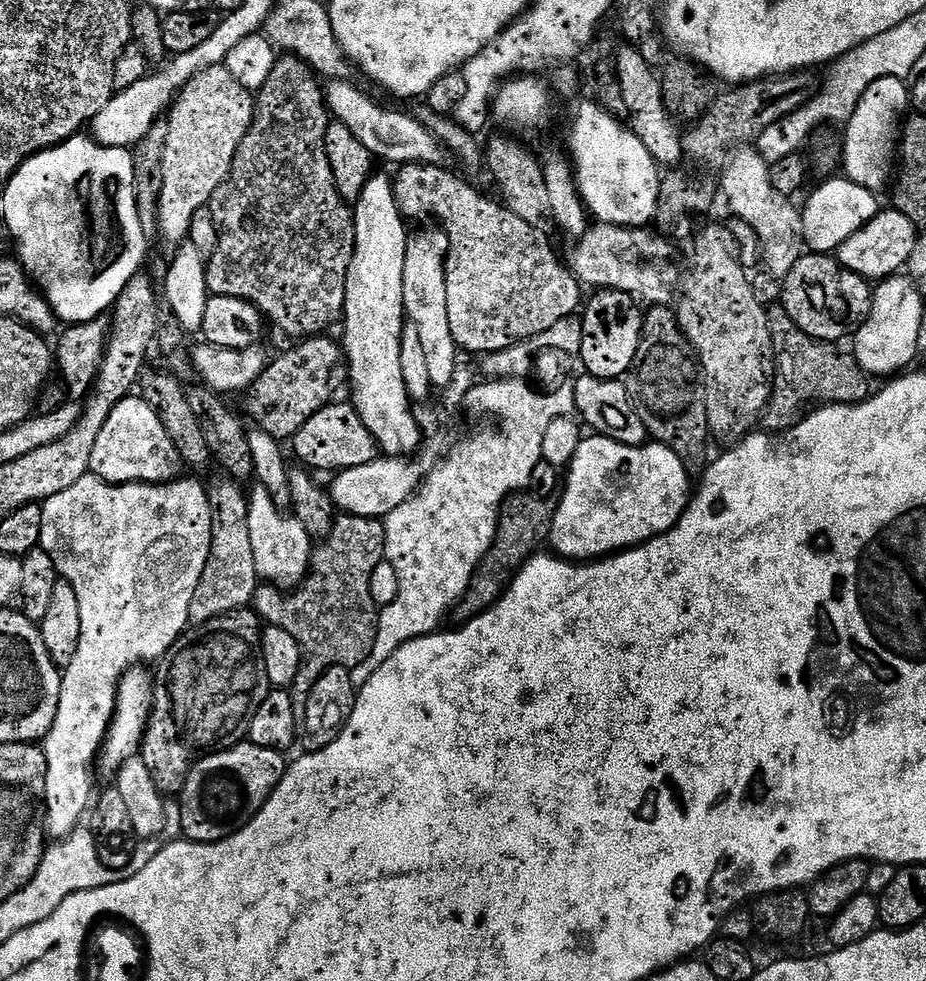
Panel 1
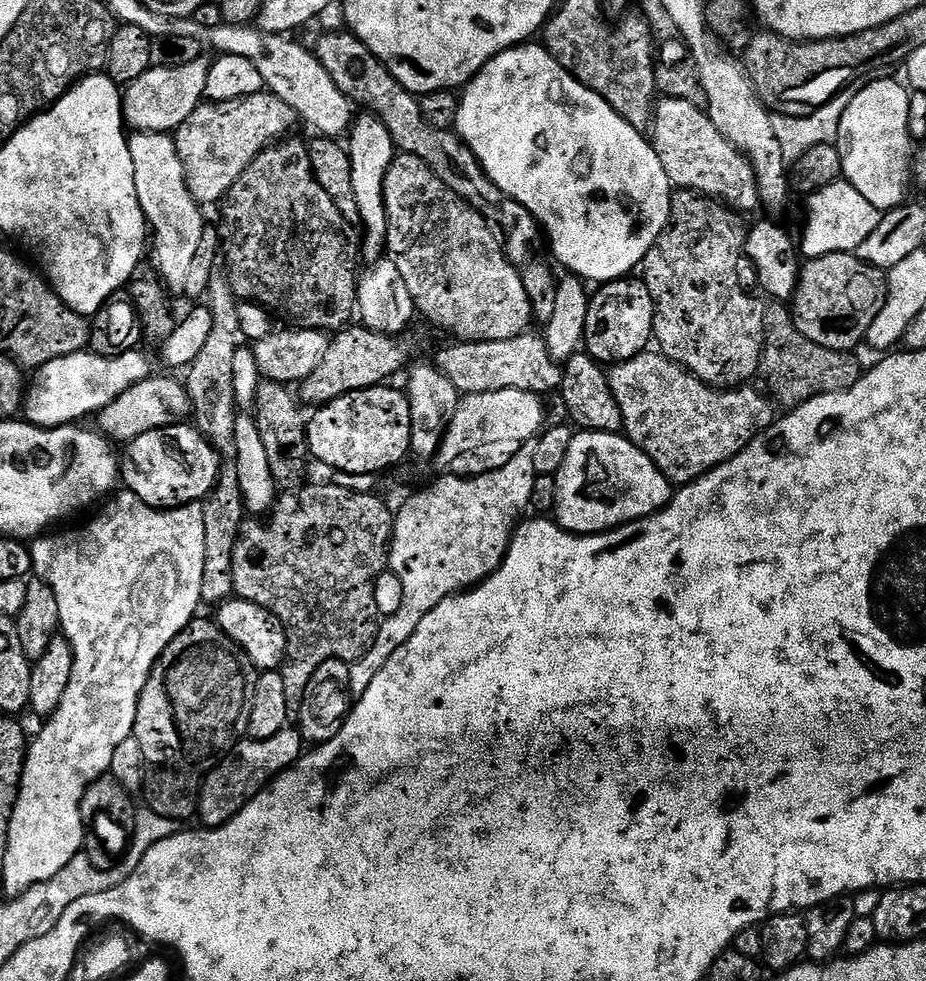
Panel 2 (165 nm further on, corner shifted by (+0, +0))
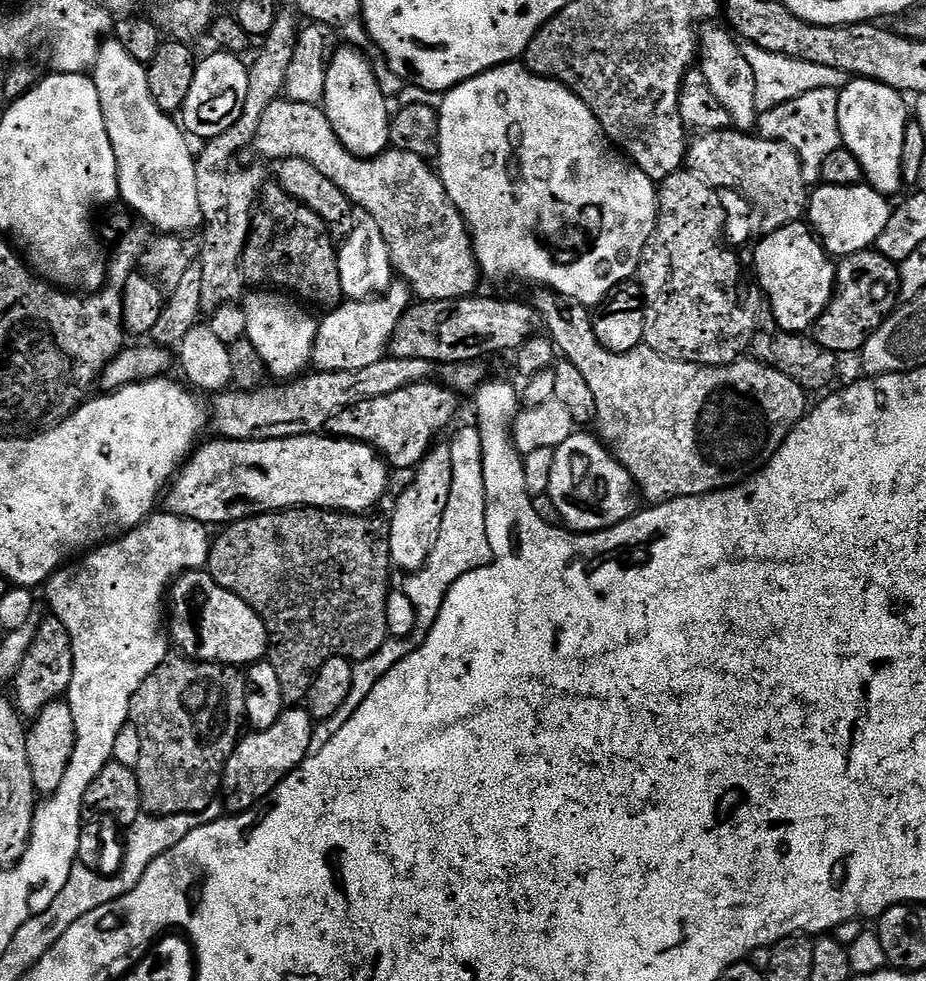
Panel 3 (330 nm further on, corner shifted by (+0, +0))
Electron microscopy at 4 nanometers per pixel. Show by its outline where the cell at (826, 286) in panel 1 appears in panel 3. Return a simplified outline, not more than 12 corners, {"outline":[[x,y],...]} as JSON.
{"outline":[[843,257],[814,339],[859,353],[898,307],[897,261]]}

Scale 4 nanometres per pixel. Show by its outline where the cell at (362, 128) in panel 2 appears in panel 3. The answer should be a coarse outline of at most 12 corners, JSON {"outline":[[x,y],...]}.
{"outline":[[341,47],[322,107],[352,156],[392,143],[390,100],[371,59]]}

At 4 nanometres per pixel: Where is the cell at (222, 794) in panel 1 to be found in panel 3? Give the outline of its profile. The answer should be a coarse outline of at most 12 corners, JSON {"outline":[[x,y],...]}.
{"outline":[[288,706],[224,767],[222,803],[249,812],[313,751],[314,719]]}

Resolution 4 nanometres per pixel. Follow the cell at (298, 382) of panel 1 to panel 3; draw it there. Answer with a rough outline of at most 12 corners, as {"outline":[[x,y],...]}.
{"outline":[[425,300],[391,355],[455,366],[545,329],[531,303]]}

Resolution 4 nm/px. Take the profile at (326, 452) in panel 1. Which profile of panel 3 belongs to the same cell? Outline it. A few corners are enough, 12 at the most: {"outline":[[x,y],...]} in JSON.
{"outline":[[423,382],[330,418],[393,469],[415,468],[456,416],[457,393]]}

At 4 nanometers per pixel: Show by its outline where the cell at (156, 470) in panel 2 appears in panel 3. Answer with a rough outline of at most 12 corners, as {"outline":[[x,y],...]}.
{"outline":[[331,434],[201,443],[166,492],[205,526],[368,514],[390,468]]}

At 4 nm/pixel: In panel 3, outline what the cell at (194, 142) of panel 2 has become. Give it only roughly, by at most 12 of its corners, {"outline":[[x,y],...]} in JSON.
{"outline":[[287,98],[254,148],[318,166],[378,222],[421,301],[471,297],[468,224],[425,157],[352,156]]}

